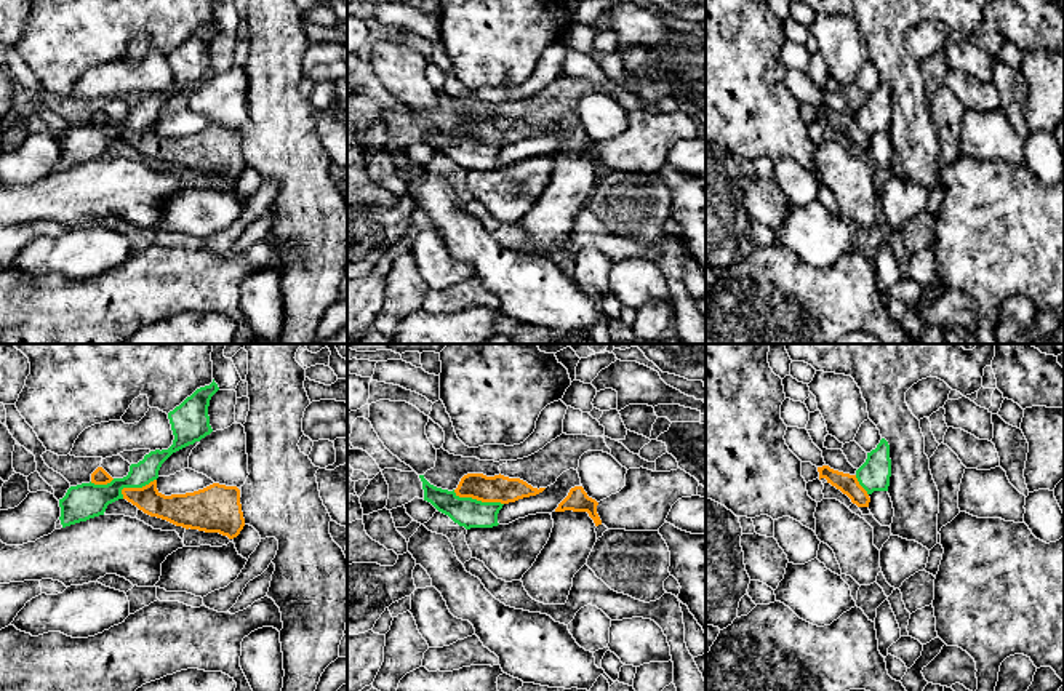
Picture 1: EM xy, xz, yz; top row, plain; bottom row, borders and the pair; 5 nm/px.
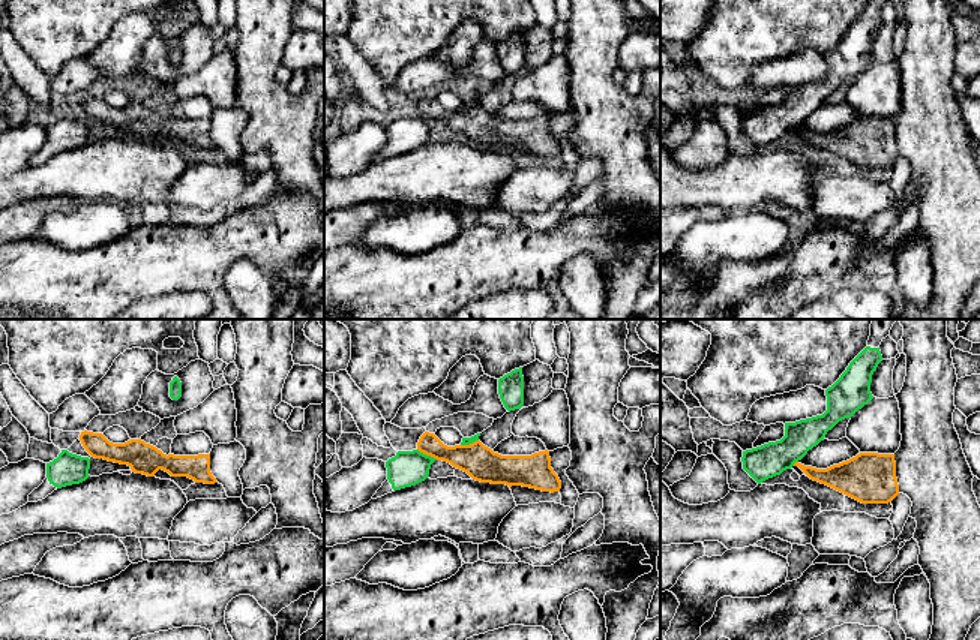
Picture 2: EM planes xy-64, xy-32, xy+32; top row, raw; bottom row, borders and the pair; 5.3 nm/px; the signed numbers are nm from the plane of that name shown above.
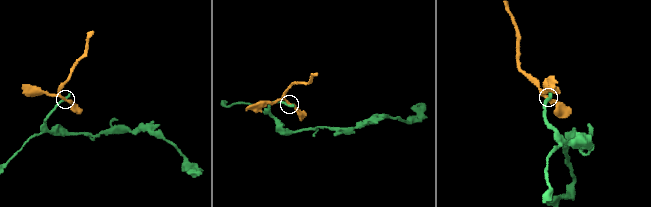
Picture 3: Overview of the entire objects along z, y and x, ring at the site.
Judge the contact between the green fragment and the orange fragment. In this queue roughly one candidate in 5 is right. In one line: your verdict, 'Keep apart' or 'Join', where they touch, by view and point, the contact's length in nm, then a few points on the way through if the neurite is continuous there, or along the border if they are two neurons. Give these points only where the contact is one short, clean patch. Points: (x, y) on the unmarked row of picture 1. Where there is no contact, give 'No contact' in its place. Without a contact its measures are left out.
Keep apart. Touches green at xz (479, 143). Shared border 260 nm. Boundary: xz (453, 131), (460, 138), (500, 143), (503, 146)

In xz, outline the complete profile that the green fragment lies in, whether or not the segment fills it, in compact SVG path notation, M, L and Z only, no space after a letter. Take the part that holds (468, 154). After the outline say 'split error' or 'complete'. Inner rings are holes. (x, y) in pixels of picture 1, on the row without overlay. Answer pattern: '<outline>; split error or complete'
M419 117L424 131L424 142L430 144L438 154L448 157L454 165L470 170L498 168L498 155L504 146L482 144L472 139L459 139L454 131L442 131L430 126L424 117Z; complete

